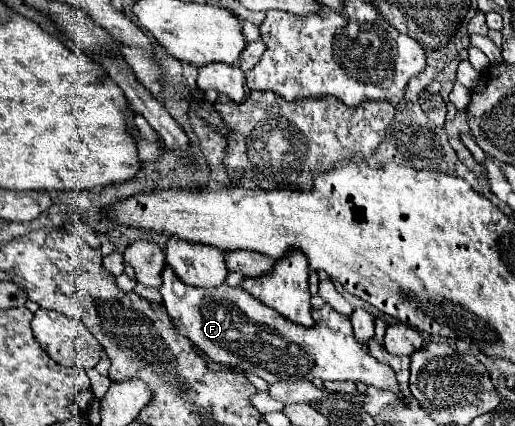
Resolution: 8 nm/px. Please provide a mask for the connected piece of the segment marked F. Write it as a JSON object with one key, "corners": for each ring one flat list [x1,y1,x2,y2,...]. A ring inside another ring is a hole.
{"corners":[[167,267,161,279,163,285,159,291,163,305,177,333,195,343,215,363,237,371,251,371,267,383,293,379,311,381,319,377,323,381,363,381,365,385,399,393,393,369,375,361,367,353,367,345,355,341,349,317,335,313,329,305,313,311,313,327,299,327,259,303,241,287,189,287],[247,339,251,339,251,347,247,347]]}

